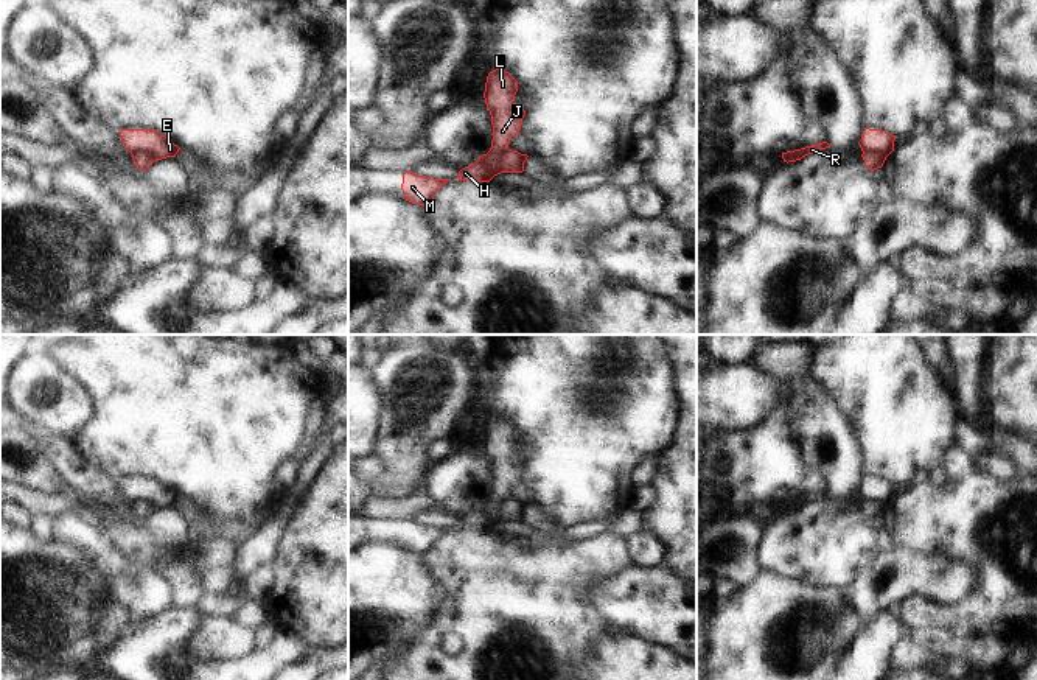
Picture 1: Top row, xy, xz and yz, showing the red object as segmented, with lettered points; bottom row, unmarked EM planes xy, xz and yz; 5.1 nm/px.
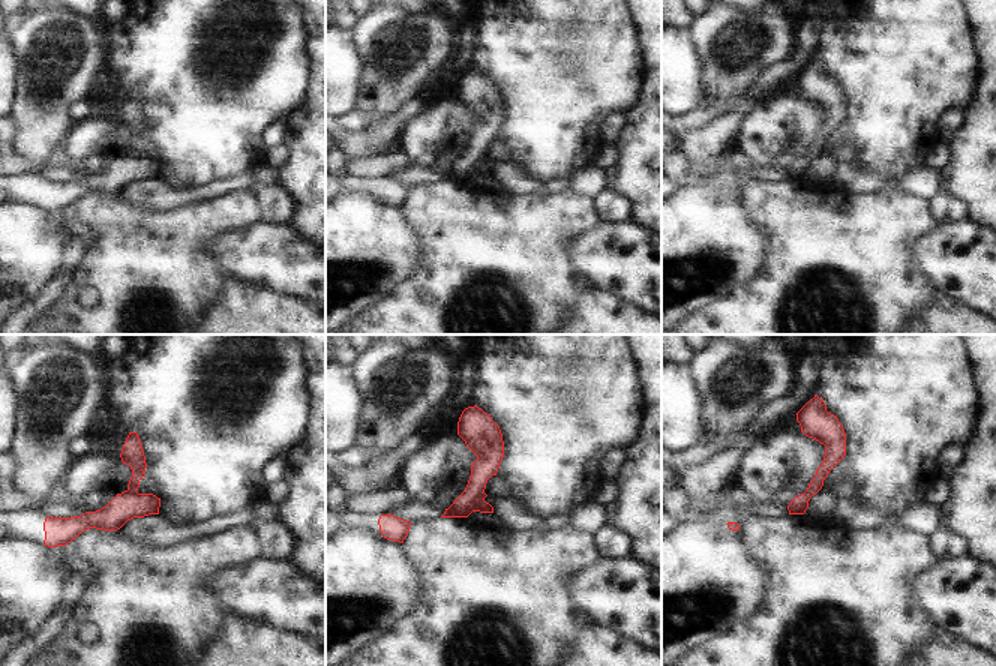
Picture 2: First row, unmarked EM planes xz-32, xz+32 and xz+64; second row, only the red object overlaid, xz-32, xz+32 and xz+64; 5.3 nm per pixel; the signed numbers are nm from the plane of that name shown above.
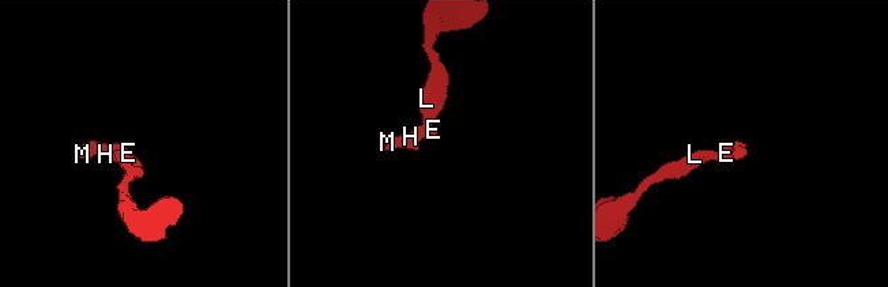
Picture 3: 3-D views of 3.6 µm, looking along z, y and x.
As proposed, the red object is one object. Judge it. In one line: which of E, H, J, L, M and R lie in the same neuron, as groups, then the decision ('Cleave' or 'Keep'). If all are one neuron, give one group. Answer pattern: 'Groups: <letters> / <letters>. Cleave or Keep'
Groups: E H M / J L R. Cleave.

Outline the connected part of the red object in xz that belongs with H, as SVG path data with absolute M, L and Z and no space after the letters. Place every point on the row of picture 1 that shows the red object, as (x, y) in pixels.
M507 149L499 157L496 157L490 166L487 162L487 154L482 154L474 163L462 168L456 179L490 182L501 173L522 173L527 157L527 154Z

